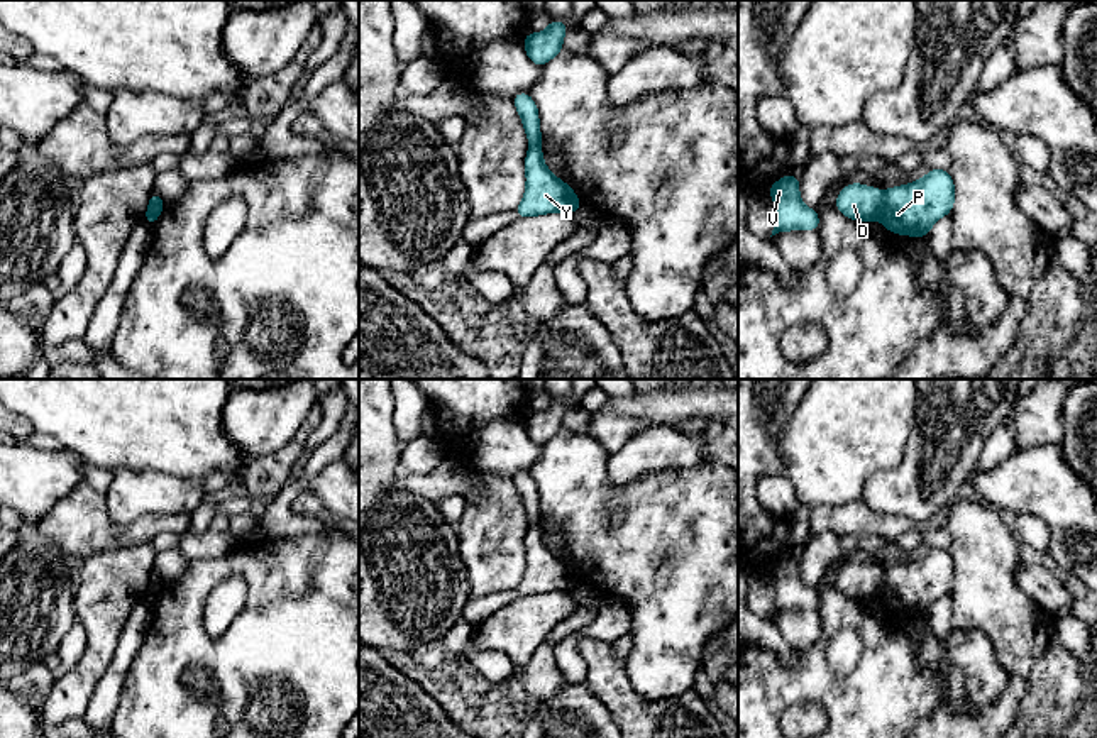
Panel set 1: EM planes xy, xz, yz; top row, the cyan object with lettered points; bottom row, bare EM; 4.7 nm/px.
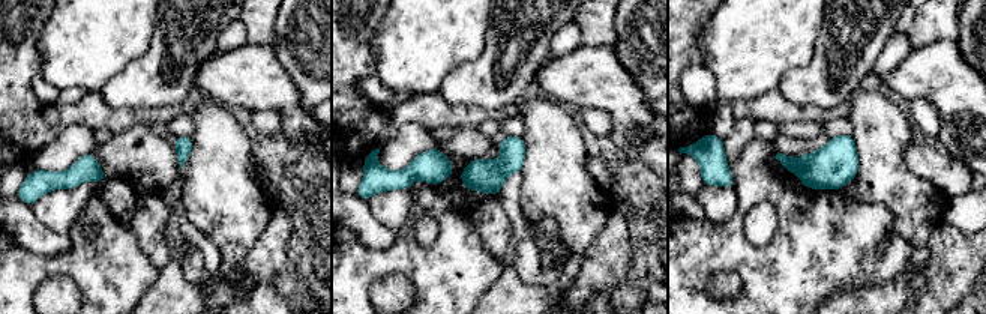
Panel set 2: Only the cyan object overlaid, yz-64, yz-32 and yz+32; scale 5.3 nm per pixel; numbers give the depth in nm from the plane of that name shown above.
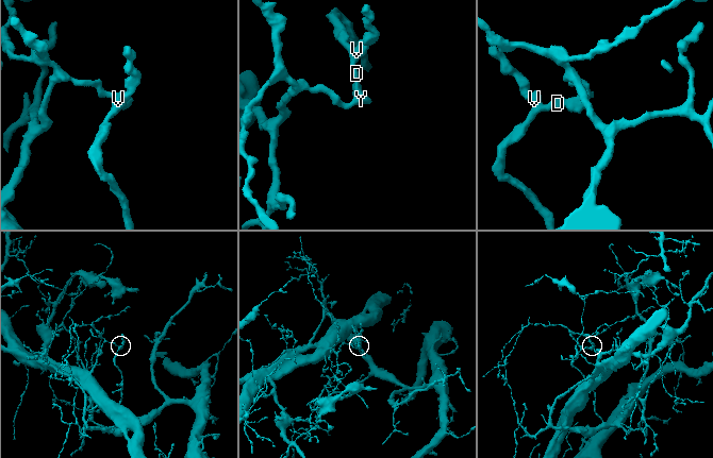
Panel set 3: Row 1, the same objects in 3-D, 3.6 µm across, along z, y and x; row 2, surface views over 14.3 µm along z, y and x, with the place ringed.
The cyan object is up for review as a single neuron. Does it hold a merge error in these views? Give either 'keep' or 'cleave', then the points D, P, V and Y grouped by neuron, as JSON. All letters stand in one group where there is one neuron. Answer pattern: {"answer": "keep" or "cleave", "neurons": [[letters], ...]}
{"answer": "cleave", "neurons": [["D", "V"], ["P", "Y"]]}

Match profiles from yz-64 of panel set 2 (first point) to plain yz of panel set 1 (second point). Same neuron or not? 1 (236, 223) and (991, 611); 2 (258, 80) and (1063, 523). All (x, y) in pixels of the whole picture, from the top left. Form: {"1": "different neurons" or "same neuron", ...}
{"1": "same neuron", "2": "same neuron"}

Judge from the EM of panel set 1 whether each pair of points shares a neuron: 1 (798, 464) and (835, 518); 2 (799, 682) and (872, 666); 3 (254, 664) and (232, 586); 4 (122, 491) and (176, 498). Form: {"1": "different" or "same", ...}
{"1": "different", "2": "same", "3": "different", "4": "same"}

